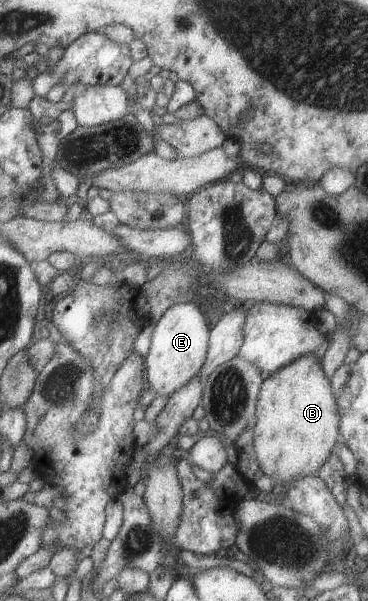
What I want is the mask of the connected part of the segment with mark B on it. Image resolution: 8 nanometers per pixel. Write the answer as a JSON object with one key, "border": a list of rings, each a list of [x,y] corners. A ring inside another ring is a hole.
{"border":[[[315,355],[301,356],[263,379],[257,394],[254,420],[252,444],[255,461],[266,476],[280,483],[289,483],[298,477],[317,474],[322,463],[335,451],[340,434],[337,404],[330,393],[329,380]]]}

